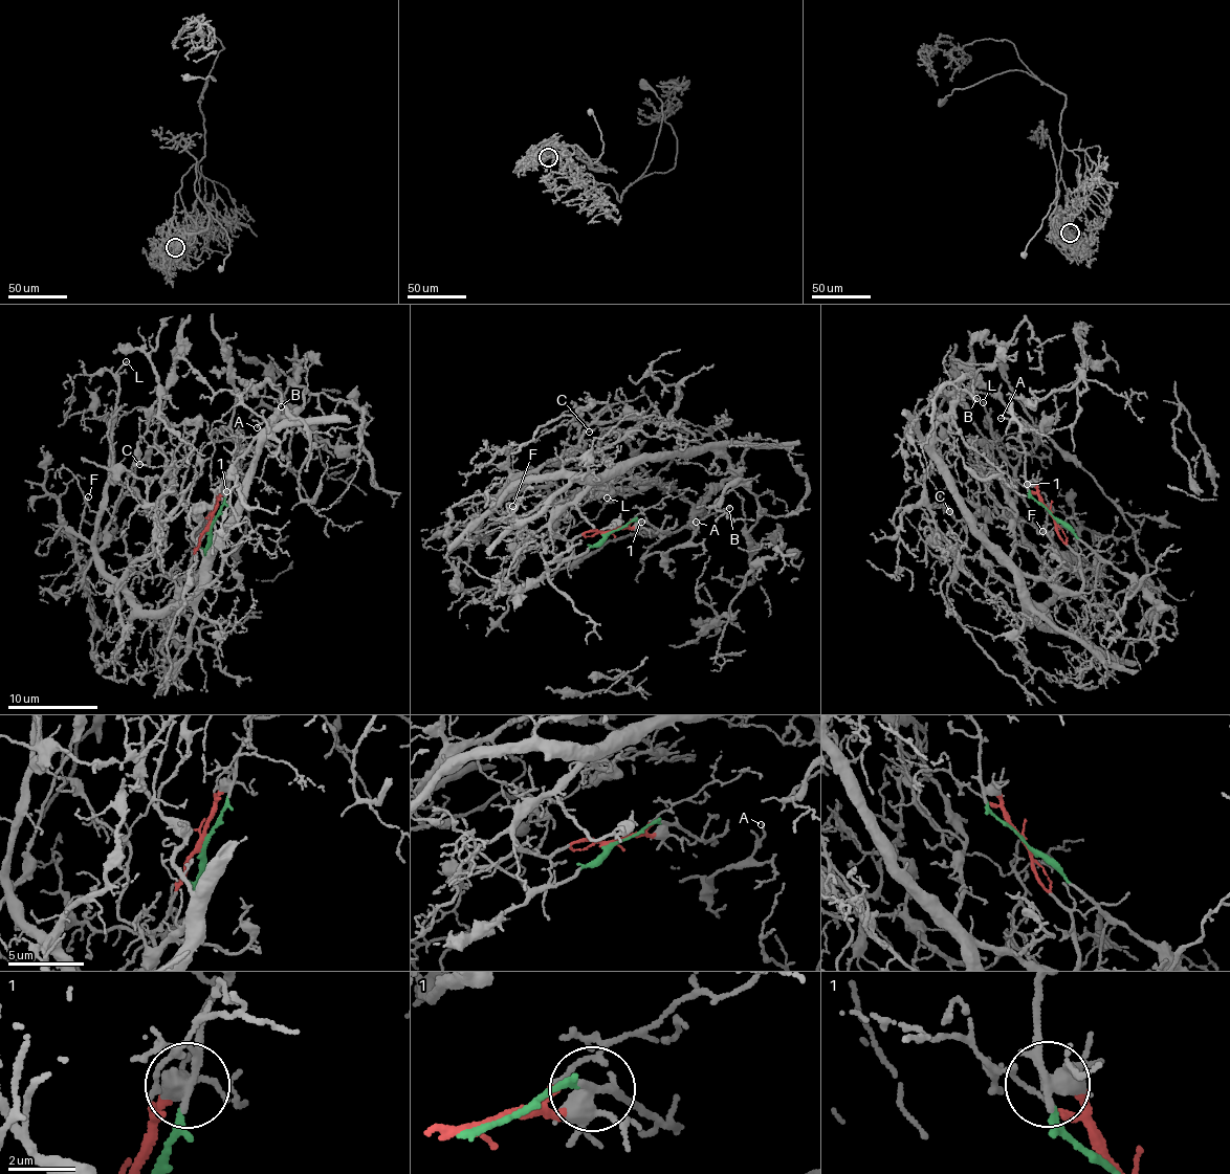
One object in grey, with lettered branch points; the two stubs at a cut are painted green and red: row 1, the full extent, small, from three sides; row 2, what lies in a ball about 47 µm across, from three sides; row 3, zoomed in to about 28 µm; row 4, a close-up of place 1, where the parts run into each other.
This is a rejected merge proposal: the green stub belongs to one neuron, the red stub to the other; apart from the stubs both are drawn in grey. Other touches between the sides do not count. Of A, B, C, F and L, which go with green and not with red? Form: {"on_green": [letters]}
{"on_green": ["A", "B"]}

